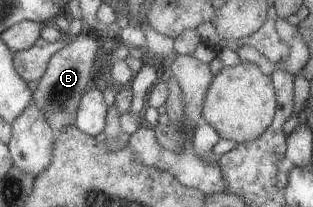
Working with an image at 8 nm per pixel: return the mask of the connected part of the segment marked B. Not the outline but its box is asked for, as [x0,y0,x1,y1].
[31,33,98,133]

